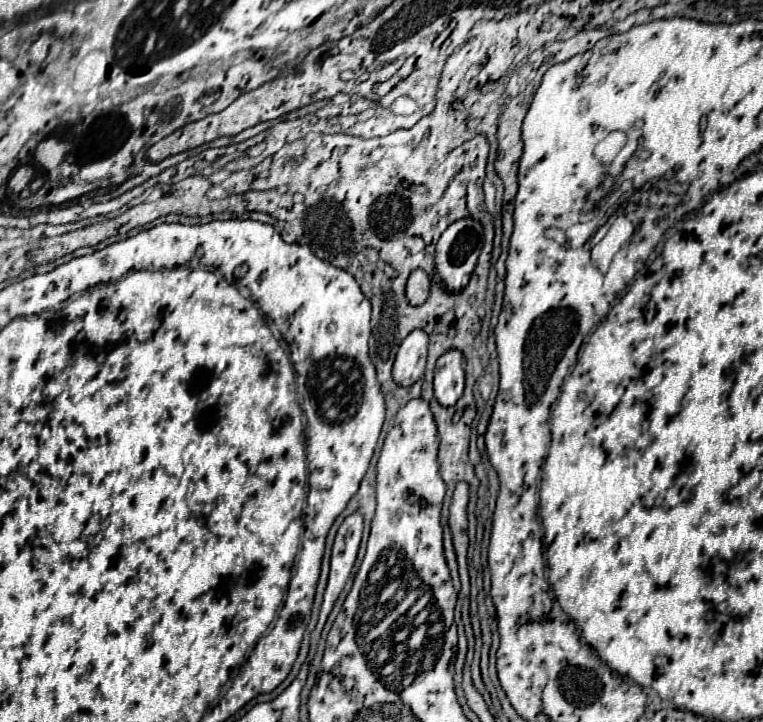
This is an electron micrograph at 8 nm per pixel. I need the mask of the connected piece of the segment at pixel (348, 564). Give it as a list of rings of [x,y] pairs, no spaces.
[[[354,512],[340,524],[336,540],[334,540],[328,586],[326,586],[326,594],[324,594],[324,602],[322,602],[322,610],[320,610],[320,620],[316,624],[314,634],[320,634],[334,602],[338,600],[346,580],[350,578],[358,548],[360,548],[360,540],[362,540],[362,516],[358,512]]]

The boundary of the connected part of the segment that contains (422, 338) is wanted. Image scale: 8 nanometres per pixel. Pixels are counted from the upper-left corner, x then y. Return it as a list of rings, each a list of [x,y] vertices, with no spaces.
[[[414,330],[406,336],[400,344],[396,362],[392,368],[392,378],[398,386],[412,386],[424,374],[426,366],[426,350],[428,350],[428,336],[424,330]]]

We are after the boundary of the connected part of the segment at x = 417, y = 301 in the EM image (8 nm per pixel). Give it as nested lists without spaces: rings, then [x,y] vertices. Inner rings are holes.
[[[414,270],[408,278],[408,284],[406,284],[406,298],[412,306],[420,306],[426,302],[428,298],[428,292],[430,292],[430,278],[424,270]]]

